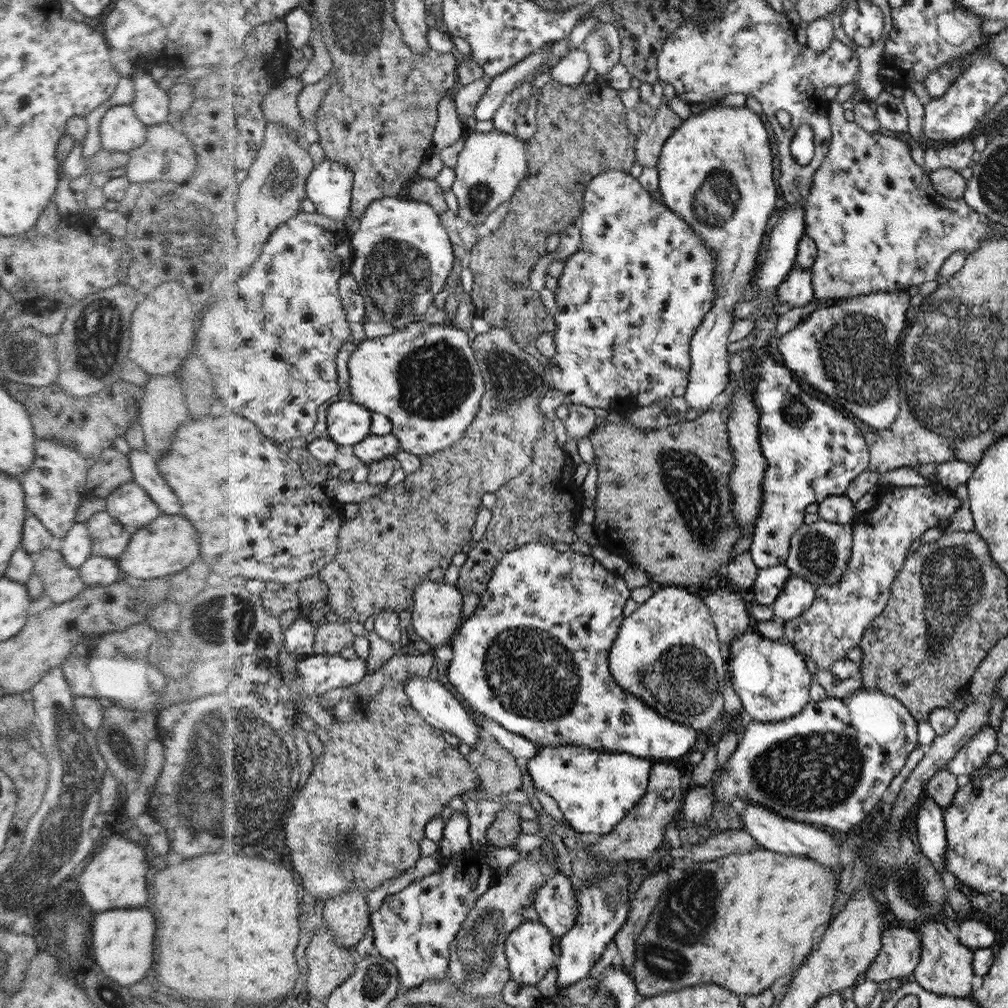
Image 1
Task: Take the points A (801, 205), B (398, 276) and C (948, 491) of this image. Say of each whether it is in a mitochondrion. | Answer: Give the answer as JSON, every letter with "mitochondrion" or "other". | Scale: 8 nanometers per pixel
{"A":"other","B":"mitochondrion","C":"other"}

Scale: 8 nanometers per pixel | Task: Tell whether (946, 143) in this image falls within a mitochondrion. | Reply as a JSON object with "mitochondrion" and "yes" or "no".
{"mitochondrion":"no"}

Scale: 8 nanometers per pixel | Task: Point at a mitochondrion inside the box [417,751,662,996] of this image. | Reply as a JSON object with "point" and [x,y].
{"point":[475,949]}

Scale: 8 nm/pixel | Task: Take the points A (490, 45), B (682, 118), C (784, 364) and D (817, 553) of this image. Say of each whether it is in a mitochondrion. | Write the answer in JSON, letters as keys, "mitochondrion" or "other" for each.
{"A":"other","B":"other","C":"other","D":"mitochondrion"}

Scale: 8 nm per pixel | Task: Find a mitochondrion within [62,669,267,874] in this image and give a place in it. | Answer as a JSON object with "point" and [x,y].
{"point":[121,744]}

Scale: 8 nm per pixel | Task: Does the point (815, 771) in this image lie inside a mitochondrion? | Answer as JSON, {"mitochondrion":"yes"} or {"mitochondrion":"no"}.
{"mitochondrion":"yes"}

